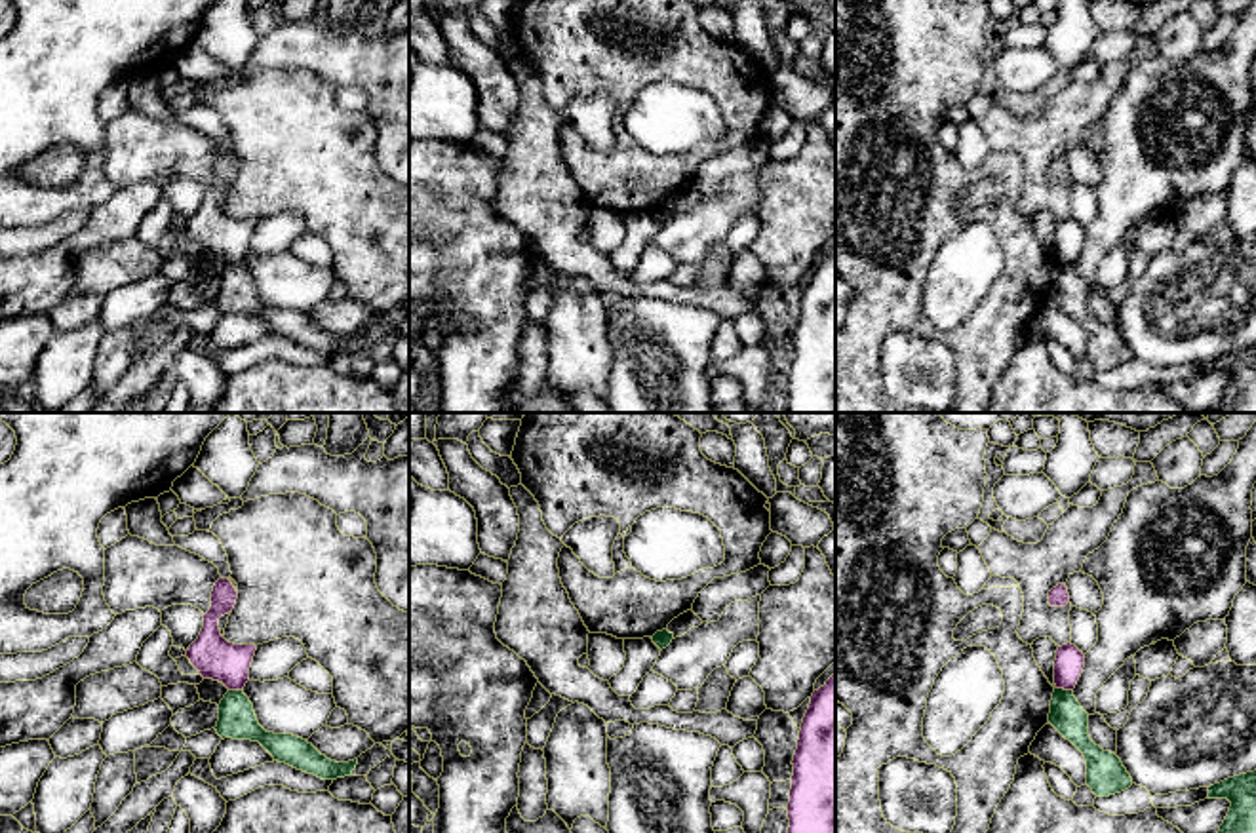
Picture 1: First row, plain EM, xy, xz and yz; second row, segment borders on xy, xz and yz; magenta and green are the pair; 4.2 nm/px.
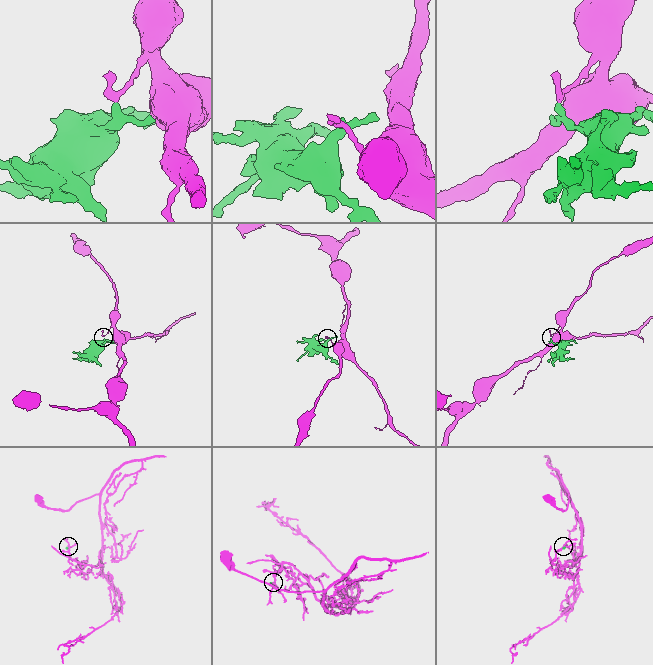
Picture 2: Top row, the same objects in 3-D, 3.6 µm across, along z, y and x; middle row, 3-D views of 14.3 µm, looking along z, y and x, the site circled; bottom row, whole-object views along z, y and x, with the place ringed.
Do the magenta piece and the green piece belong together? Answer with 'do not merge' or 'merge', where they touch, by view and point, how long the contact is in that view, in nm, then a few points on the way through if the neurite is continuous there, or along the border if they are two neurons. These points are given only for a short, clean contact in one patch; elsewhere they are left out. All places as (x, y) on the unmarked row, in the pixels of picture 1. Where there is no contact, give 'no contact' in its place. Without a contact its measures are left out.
do not merge; meets magenta in yz at (1064, 263); contact 70 nm long; border along yz (1057, 261), (1072, 265)

